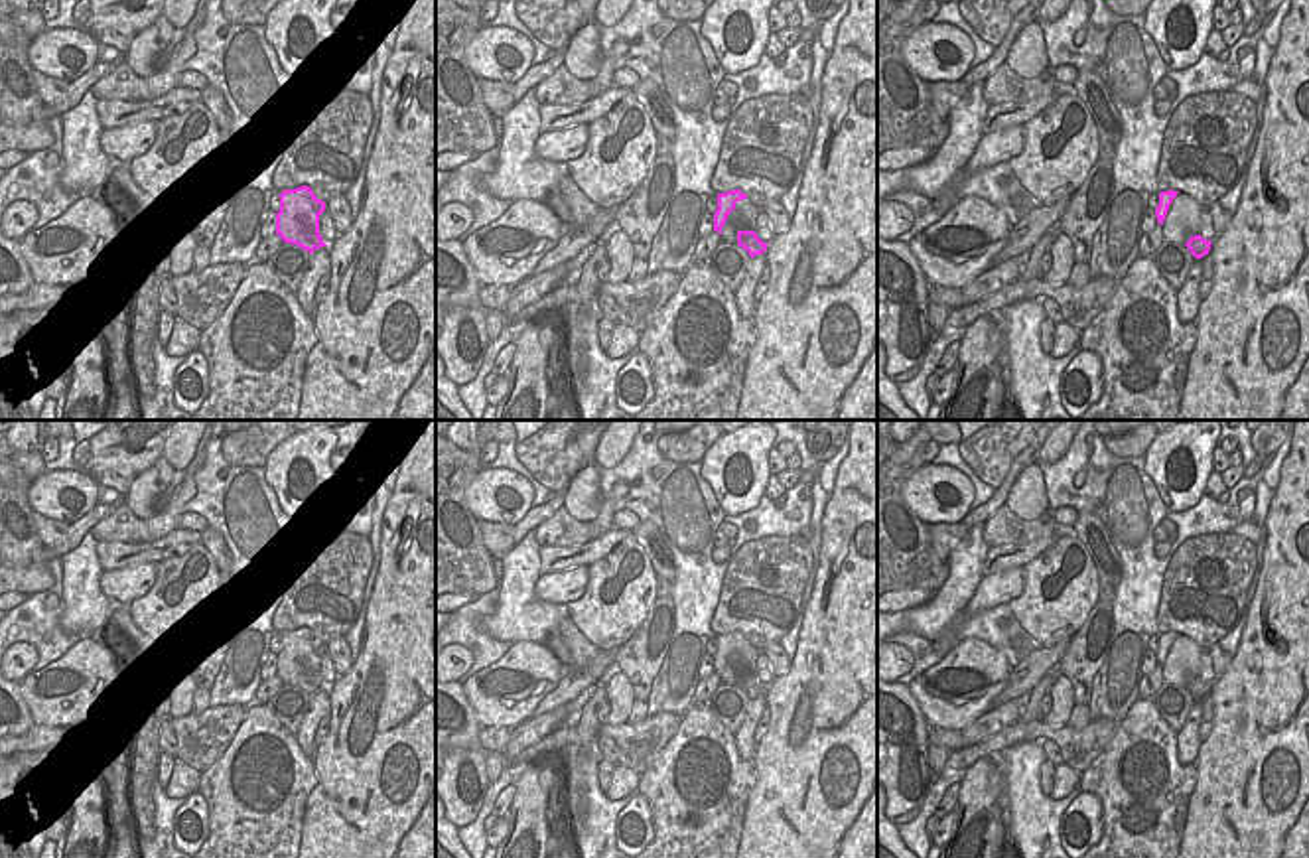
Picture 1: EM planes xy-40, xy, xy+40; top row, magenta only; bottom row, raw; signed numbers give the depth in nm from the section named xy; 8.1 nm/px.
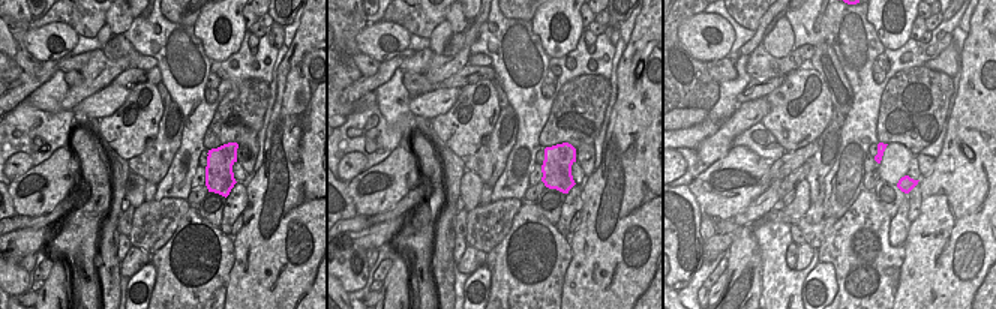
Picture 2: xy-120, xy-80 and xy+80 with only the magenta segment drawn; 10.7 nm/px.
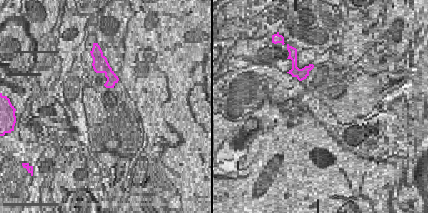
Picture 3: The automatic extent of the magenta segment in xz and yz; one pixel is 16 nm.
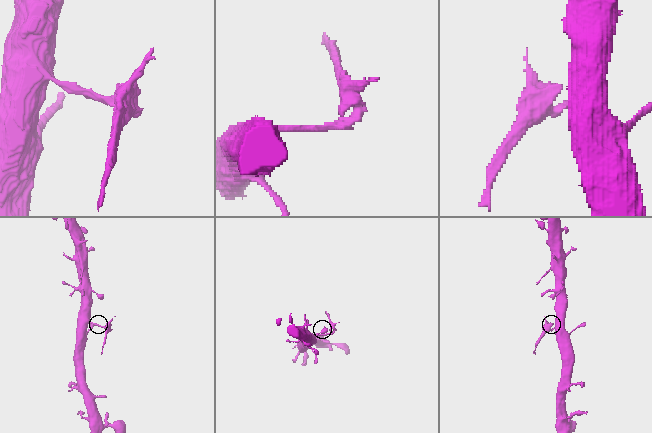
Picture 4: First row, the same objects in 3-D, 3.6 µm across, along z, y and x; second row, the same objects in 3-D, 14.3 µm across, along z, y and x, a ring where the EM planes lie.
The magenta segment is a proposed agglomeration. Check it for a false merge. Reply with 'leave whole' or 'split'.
split

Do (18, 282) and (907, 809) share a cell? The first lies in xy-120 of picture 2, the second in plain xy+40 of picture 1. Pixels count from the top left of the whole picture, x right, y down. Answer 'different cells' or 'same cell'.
same cell

